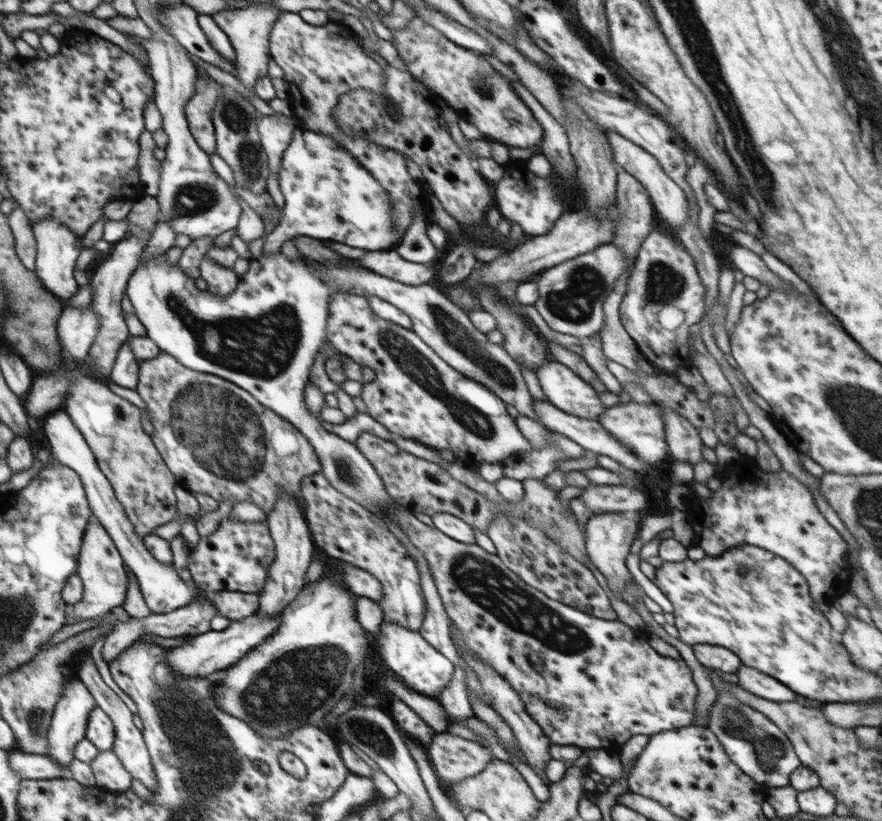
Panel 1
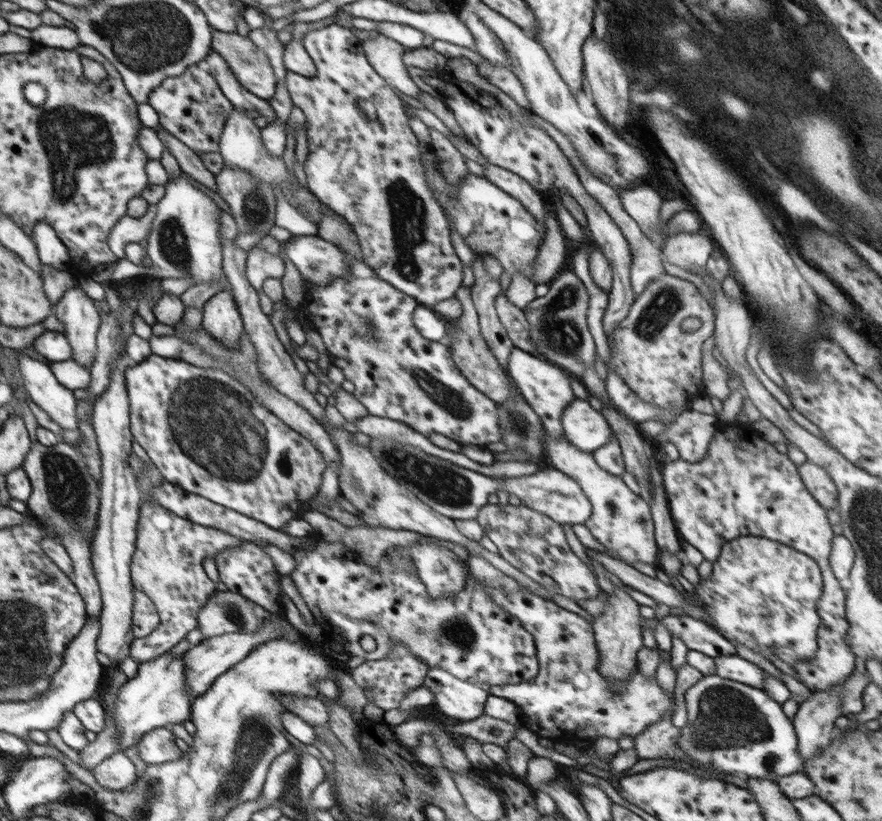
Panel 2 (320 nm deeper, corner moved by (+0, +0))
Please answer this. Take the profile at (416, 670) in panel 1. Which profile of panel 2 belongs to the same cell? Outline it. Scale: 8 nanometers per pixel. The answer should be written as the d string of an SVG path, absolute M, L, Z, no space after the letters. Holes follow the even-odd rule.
M428 668L422 686L433 693L435 704L446 716L462 721L481 717L490 696L478 684L462 681L443 669Z

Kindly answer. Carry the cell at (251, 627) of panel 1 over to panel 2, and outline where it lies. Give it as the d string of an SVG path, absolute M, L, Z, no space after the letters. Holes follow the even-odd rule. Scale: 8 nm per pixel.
M166 651L162 657L140 663L134 679L129 679L114 700L114 723L120 731L122 752L129 746L138 743L150 730L166 726L166 724L182 723L191 717L191 701L188 697L188 685L184 675L184 655L173 657Z

